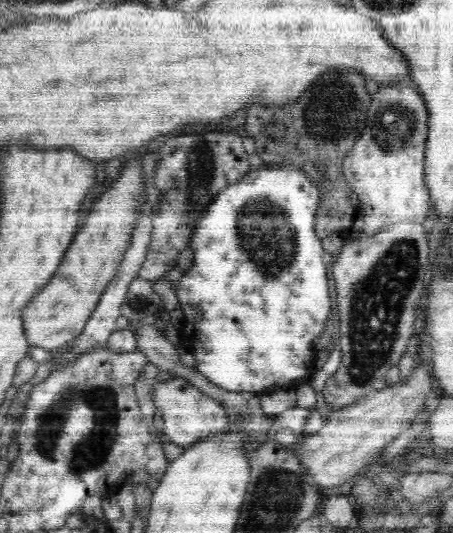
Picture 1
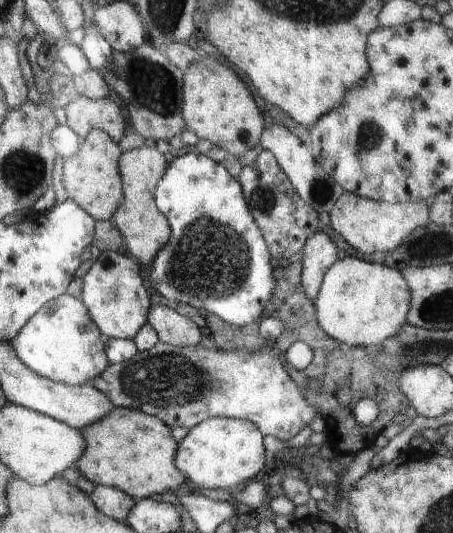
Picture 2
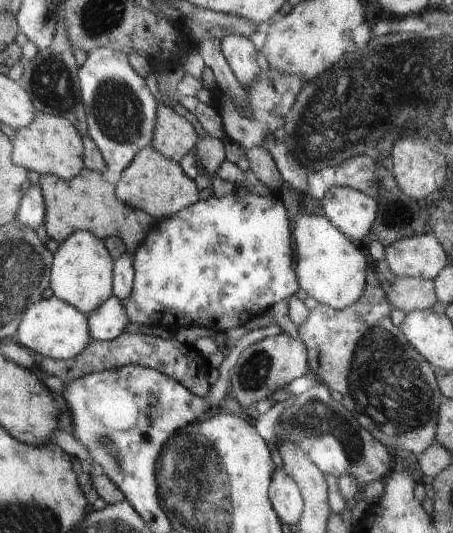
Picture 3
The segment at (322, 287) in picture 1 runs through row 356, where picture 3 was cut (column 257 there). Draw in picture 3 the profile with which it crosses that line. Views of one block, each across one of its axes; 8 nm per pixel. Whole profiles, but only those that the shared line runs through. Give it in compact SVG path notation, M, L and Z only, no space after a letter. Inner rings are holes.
M233 193L225 198L210 197L206 200L198 200L192 206L179 210L170 218L158 218L147 232L146 238L141 245L133 252L133 267L135 272L133 287L130 296L126 298L124 305L128 311L130 322L136 324L156 324L162 325L170 331L177 332L178 328L186 328L186 326L204 326L210 328L214 332L228 332L230 328L242 328L242 325L250 321L254 317L271 310L271 307L287 299L295 294L299 288L297 276L294 267L294 248L290 246L290 220L286 213L286 207L276 194L257 195Z

